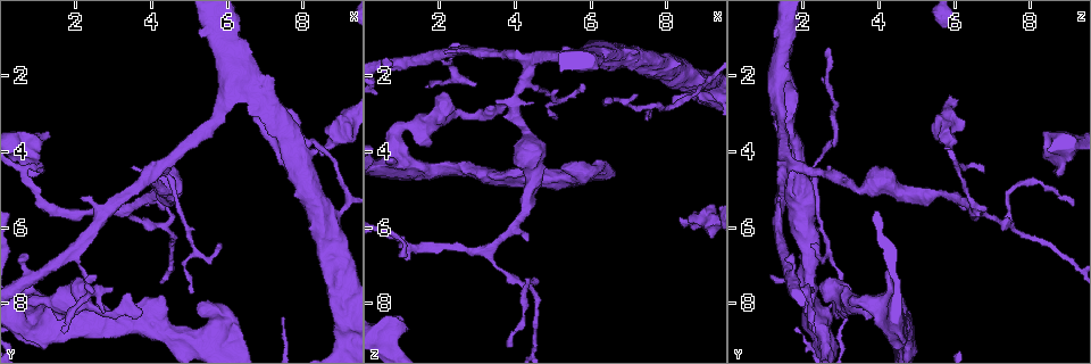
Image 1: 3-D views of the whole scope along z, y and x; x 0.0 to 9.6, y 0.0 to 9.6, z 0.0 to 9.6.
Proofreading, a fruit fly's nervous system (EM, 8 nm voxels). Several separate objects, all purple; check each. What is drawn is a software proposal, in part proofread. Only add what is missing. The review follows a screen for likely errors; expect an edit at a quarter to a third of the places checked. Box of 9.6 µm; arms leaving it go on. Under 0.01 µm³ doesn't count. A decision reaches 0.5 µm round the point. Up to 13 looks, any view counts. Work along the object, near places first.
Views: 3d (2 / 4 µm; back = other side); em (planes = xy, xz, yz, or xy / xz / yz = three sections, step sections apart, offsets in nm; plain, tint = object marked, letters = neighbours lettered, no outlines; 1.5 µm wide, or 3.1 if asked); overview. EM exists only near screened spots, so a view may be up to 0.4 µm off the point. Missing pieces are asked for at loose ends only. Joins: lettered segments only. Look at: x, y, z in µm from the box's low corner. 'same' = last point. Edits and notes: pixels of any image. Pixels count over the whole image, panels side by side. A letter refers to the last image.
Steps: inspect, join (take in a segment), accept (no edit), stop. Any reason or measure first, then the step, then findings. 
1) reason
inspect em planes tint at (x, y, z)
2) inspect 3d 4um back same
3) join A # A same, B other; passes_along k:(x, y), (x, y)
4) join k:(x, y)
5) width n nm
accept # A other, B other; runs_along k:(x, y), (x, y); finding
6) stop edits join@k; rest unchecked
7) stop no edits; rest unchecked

branch stops here
inspect 3d 2um at (3.70, 8.25, 2.85)

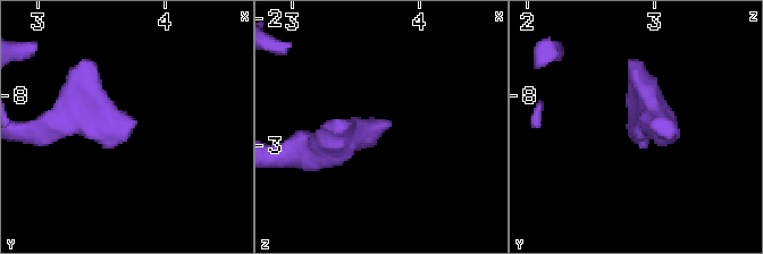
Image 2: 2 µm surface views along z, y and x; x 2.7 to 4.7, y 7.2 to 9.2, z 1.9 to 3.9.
shape alone is not enough
inspect em planes tint at (3.76, 8.22, 2.80)

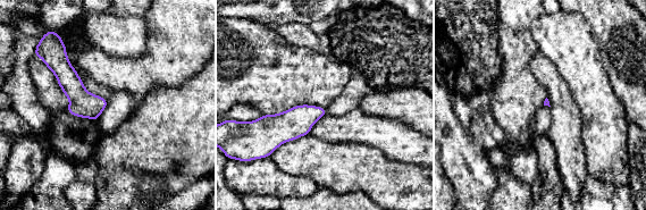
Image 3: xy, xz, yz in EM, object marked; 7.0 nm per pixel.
what lies round it
inspect em planes letters same

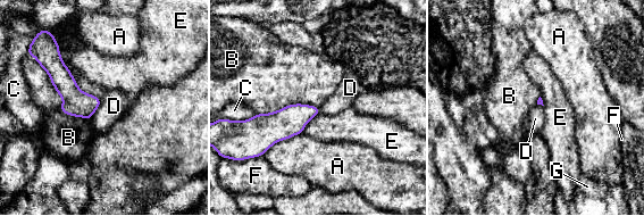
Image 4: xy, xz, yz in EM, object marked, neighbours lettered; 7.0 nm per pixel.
longest_contact B 600 nm
accept # A other, B other, C other, D other, E other, F other, G other; none of them fits

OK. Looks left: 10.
branch stops here
inspect 3d 2um at (6.20, 8.45, 4.45)

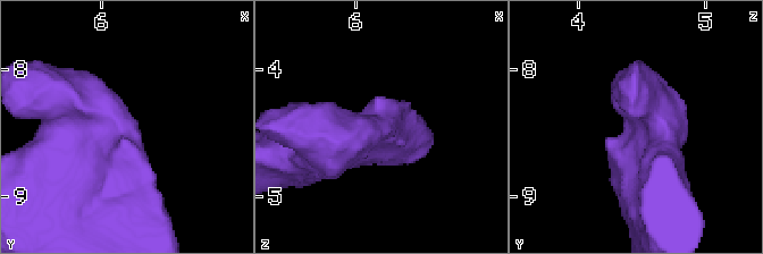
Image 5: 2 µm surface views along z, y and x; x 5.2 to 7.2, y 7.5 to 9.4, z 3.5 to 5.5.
inspect em planes letters at (6.24, 8.46, 4.44)

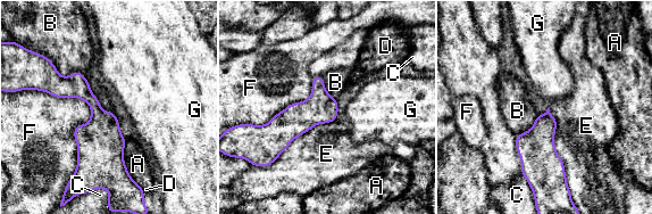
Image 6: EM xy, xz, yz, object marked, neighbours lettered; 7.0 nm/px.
longest_contact F 700 nm
accept # A other, B other, C other, D other, E other, F other, G other; runs_along 6:(53, 72), (94, 104), (124, 175); no lettered segment goes on from it

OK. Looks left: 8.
inspect em planes letters at (5.70, 6.50, 2.30)

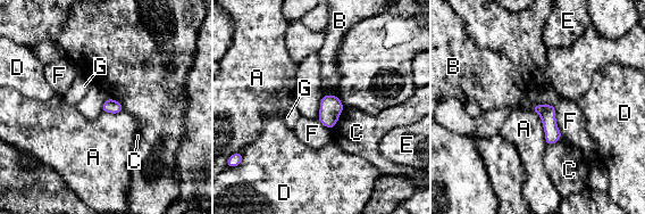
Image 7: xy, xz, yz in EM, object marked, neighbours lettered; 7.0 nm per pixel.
accept # A other, B other, C other, D other, E other, F other, G other; border 7:(539, 117), (546, 143); none of them fits

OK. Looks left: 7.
thin end
inspect em xz step 4 letters at (0.90, 4.55, 6.65)

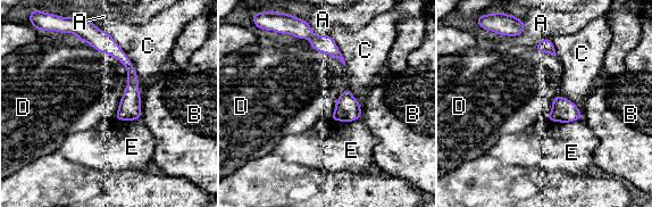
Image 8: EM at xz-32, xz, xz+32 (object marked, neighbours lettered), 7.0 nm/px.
longest_contact D 600 nm
accept # A other, B other, C other, D other, E other; none of them fits

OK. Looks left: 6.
stops while still wide
inspect 3d 4um back at (5.30, 0.85, 1.20)

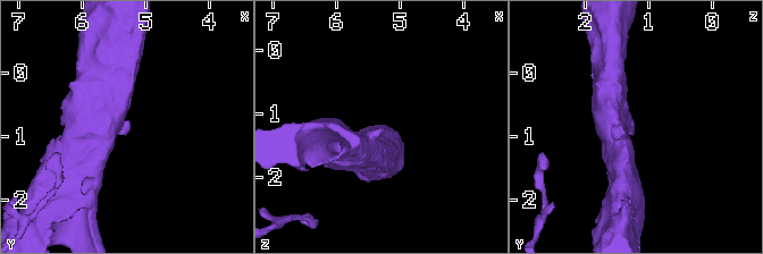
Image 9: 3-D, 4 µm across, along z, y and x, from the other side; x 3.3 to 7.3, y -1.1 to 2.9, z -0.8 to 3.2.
inspect em planes letters at (5.25, 0.80, 1.30)

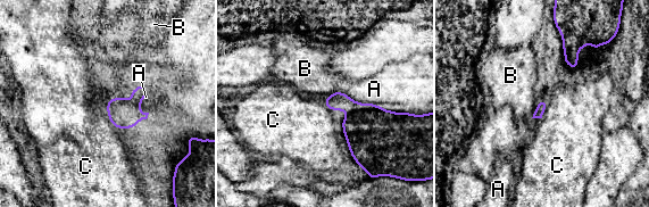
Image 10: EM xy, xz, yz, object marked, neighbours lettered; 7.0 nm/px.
accept # A other, B other, C other; border 10:(547, 105), (541, 117); none of them fits

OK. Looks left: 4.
stop no edits; rest unchecked

